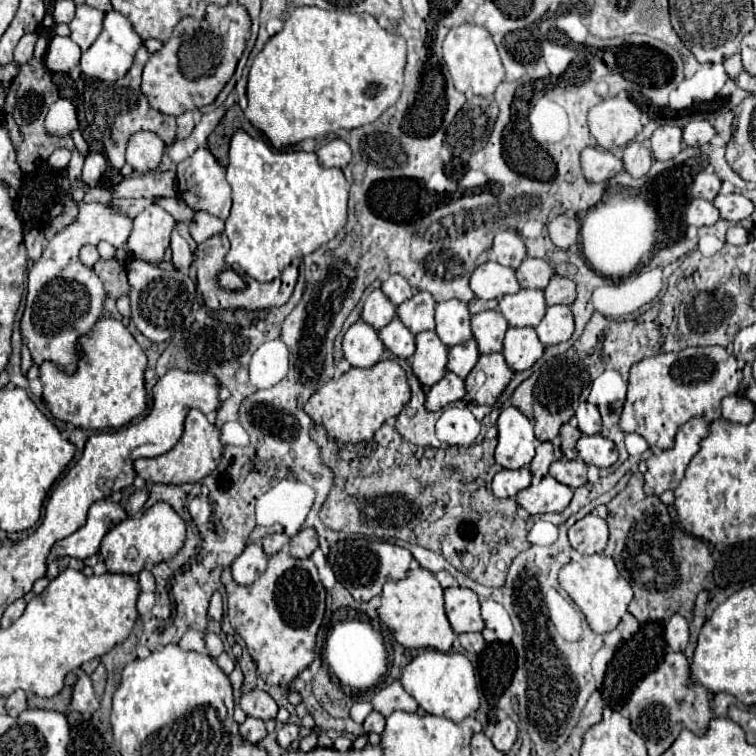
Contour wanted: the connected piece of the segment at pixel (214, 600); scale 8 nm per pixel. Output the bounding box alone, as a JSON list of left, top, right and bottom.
[209,591,223,621]

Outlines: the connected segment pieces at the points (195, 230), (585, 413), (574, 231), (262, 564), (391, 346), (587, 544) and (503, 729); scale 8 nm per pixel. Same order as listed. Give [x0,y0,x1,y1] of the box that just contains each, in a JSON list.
[[189,211,224,244],[575,403,601,435],[547,210,579,249],[231,545,267,585],[379,317,415,359],[569,513,607,555],[491,717,517,753]]

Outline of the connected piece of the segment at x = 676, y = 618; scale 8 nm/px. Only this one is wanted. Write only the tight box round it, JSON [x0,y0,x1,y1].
[665,615,689,651]

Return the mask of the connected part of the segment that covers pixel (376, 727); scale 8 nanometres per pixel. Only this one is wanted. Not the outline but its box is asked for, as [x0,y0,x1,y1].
[363,711,385,733]

